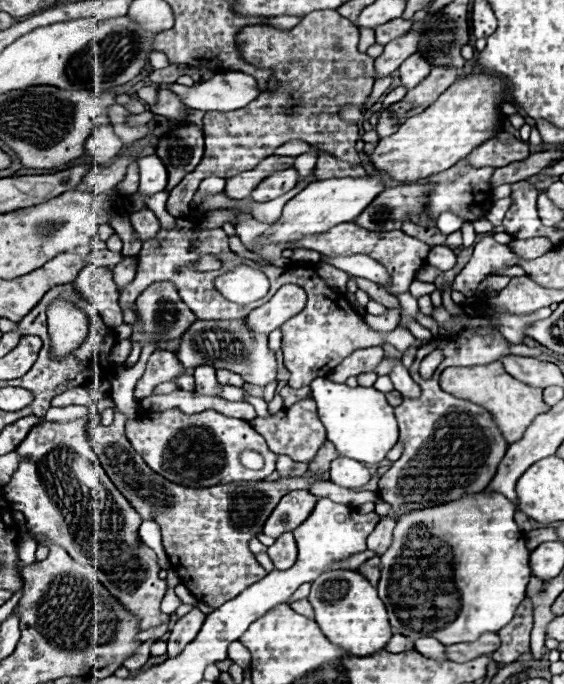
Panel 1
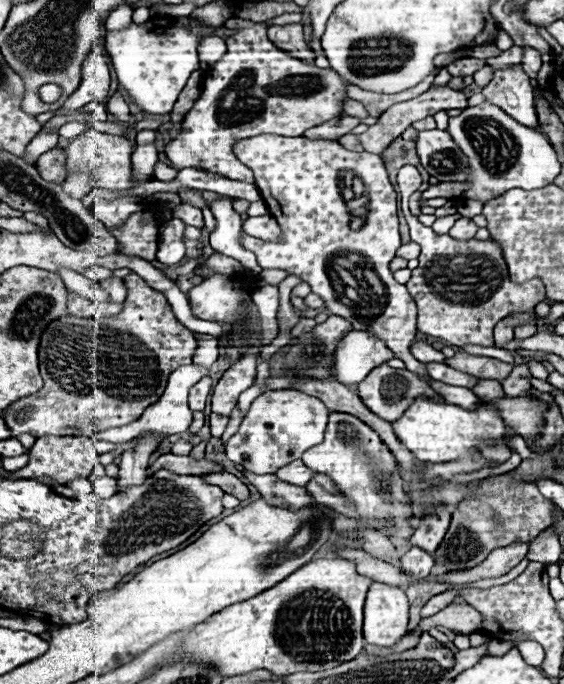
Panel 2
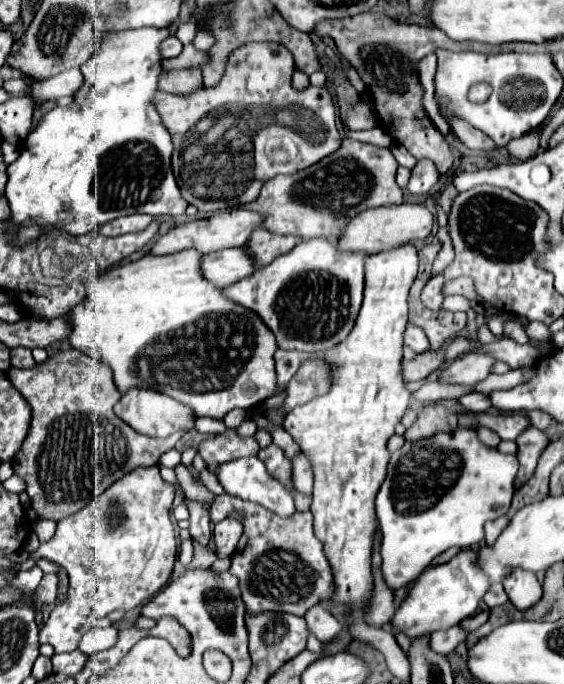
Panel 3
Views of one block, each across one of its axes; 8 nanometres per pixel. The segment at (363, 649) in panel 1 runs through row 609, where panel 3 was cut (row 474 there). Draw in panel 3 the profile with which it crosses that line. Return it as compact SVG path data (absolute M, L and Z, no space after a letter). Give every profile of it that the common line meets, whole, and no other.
M412 244L400 246L390 252L372 254L366 258L366 290L360 314L348 338L336 348L322 352L296 352L296 350L276 350L276 374L278 374L278 390L282 394L290 382L290 378L298 372L302 362L306 360L322 360L330 368L330 390L324 396L310 400L304 406L296 406L284 418L284 430L294 438L294 442L308 456L314 472L314 498L312 498L312 514L314 514L314 532L320 536L324 544L324 552L334 570L336 594L334 598L344 604L352 604L354 612L366 604L368 594L372 592L372 572L370 572L370 554L376 530L376 514L374 514L374 498L384 482L386 466L390 452L386 448L388 438L394 434L394 426L400 422L402 414L412 402L412 392L408 392L406 382L402 378L402 336L408 322L408 290L418 272L418 250Z

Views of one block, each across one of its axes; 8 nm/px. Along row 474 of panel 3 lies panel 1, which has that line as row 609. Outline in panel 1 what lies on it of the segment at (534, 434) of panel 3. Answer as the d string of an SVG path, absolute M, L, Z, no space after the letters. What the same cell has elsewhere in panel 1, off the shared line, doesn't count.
M524 600L516 610L516 616L506 624L498 636L502 638L502 646L492 654L496 662L510 664L520 654L530 650L530 630L532 630L532 604Z

